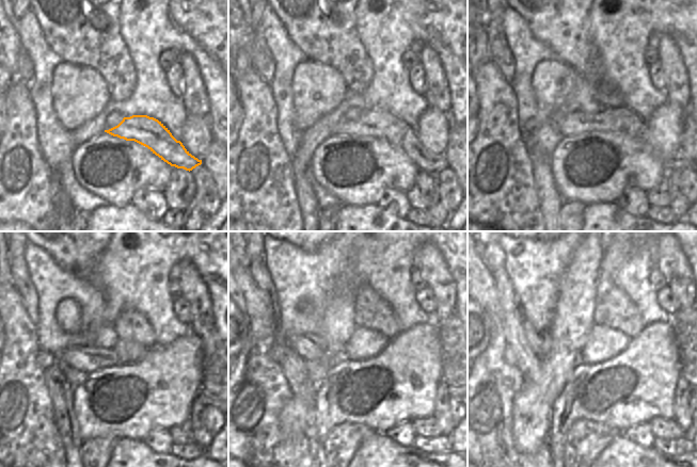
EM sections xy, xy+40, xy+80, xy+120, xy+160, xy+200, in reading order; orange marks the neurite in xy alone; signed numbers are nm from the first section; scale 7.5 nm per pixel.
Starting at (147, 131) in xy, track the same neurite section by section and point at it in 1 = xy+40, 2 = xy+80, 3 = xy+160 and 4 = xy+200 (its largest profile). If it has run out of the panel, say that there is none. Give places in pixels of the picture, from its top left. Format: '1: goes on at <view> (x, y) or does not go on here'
1: goes on at xy+40 (377, 123)
2: goes on at xy+80 (619, 119)
3: goes on at xy+160 (310, 348)
4: goes on at xy+200 (539, 342)

